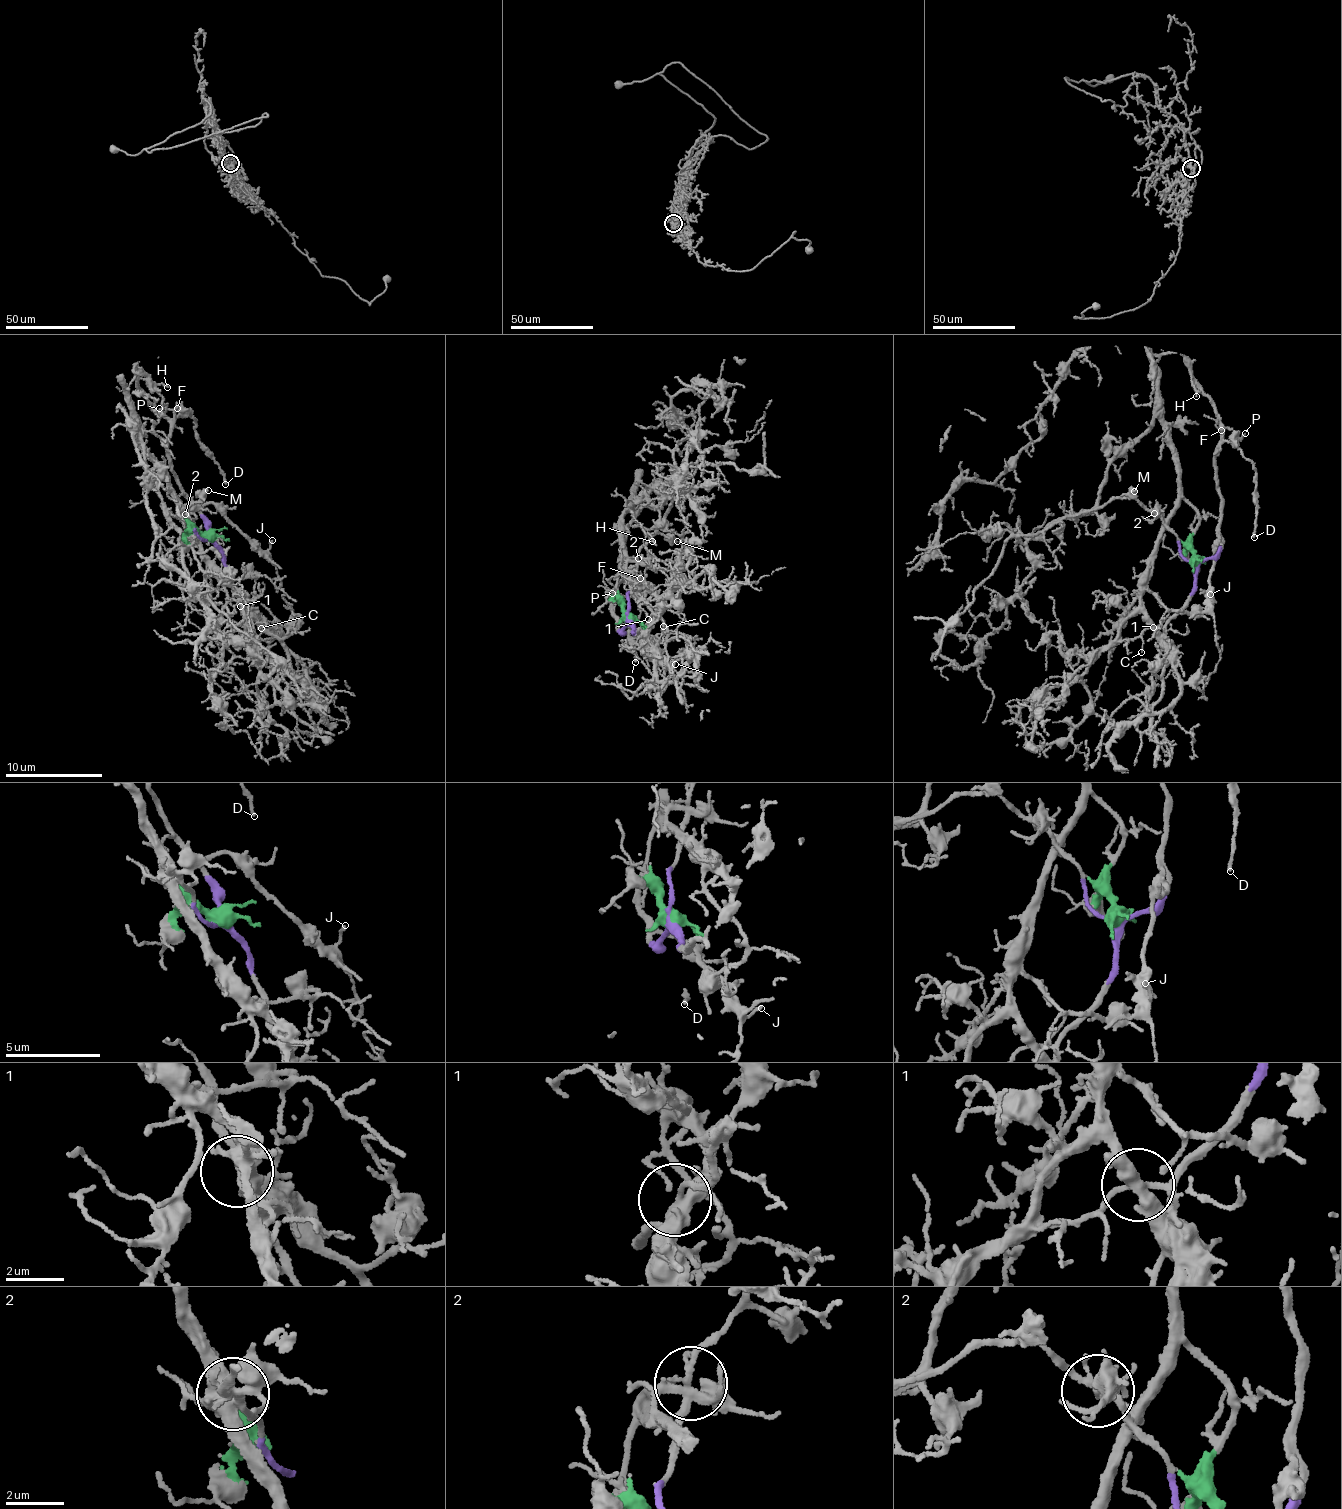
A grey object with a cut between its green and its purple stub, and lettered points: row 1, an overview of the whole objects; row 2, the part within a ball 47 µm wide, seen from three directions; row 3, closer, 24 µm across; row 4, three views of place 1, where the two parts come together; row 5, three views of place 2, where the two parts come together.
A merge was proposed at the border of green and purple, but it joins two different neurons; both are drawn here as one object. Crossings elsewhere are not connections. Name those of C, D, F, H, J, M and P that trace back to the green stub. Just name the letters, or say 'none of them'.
none of them

